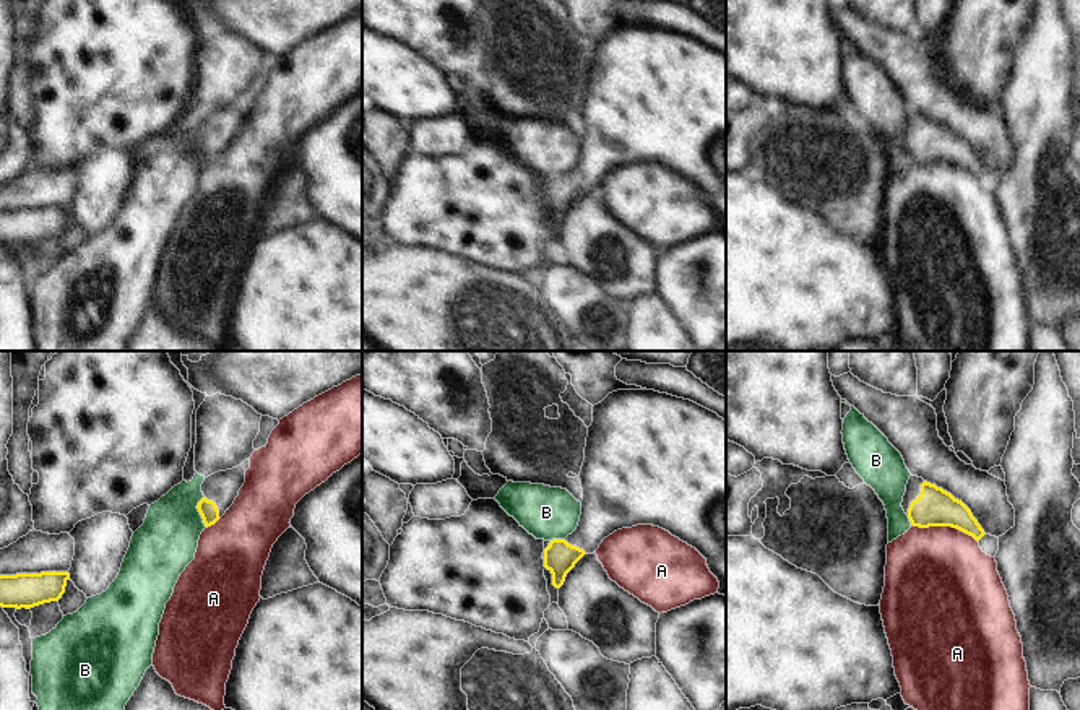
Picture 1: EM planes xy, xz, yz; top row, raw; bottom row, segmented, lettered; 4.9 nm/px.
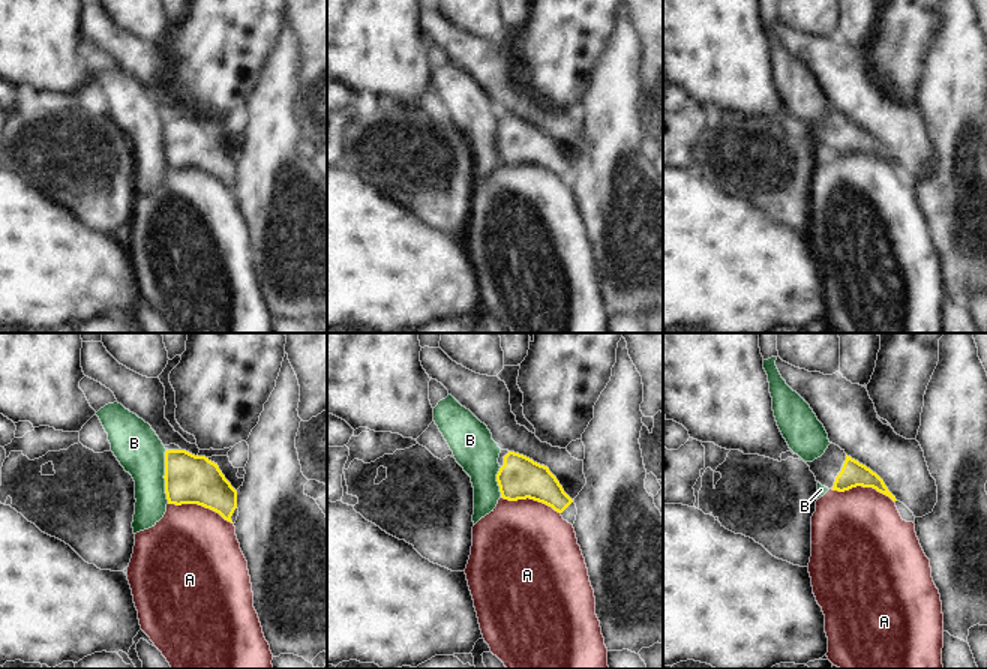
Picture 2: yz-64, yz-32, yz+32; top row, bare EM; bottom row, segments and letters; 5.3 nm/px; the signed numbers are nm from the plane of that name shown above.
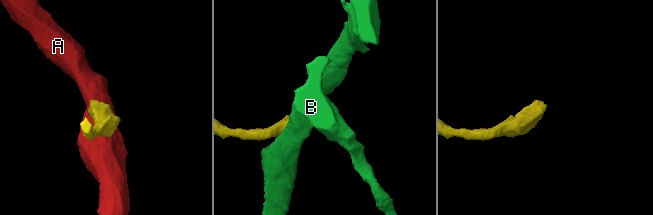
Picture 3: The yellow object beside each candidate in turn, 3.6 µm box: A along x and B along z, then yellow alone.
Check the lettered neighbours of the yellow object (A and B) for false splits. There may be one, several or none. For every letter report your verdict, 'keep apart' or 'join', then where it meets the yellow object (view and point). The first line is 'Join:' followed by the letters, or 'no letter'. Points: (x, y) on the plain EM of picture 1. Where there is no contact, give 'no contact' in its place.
Join: no letter
A: keep apart; contact yz (944, 161)
B: keep apart; contact xy (198, 147)

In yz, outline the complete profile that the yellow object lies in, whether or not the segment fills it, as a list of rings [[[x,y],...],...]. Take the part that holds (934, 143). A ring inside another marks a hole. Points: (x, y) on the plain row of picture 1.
[[[909,112],[901,143],[913,162],[952,162],[976,177],[986,169],[971,146],[950,128],[918,112]]]

